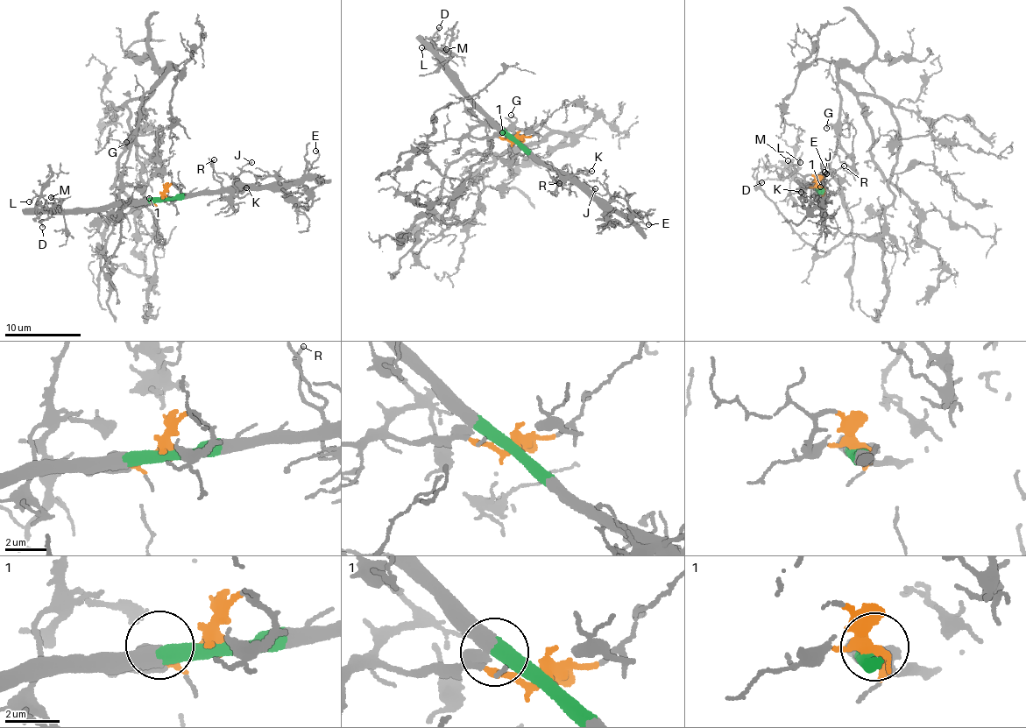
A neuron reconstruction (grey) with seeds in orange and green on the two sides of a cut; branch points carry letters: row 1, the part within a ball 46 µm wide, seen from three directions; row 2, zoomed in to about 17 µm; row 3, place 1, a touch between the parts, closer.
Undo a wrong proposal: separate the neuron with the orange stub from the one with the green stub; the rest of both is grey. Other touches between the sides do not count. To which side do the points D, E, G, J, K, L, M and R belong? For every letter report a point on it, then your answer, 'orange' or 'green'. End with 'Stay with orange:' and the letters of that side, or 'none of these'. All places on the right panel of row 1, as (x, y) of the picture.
D: (761, 182) | green
E: (826, 173) | green
G: (826, 128) | orange
J: (824, 172) | green
K: (801, 192) | green
L: (800, 162) | green
M: (788, 160) | green
R: (844, 166) | green
Stay with orange: G

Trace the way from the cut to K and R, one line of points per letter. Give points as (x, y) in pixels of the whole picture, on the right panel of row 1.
K: (819, 188), (817, 196), (811, 201), (802, 191)
R: (819, 188), (819, 194), (832, 173), (844, 166)

